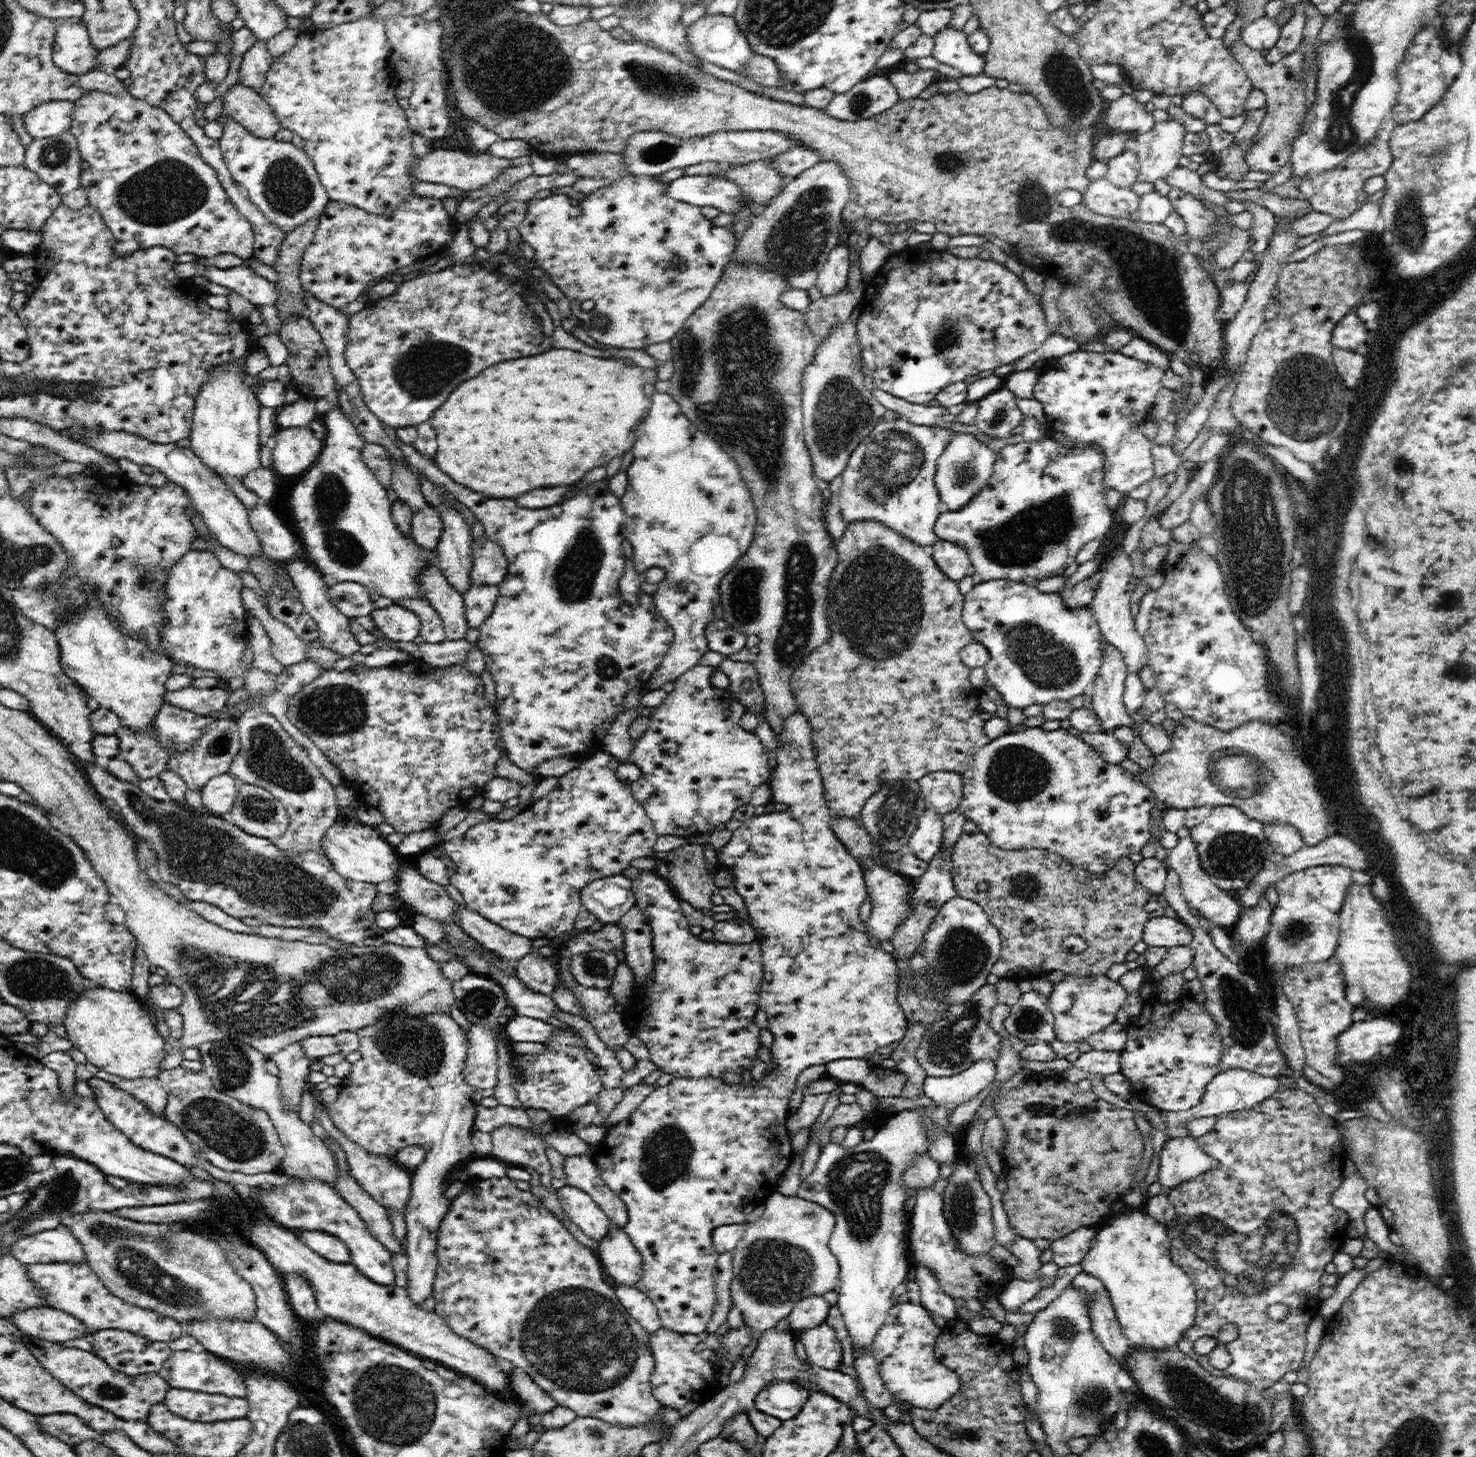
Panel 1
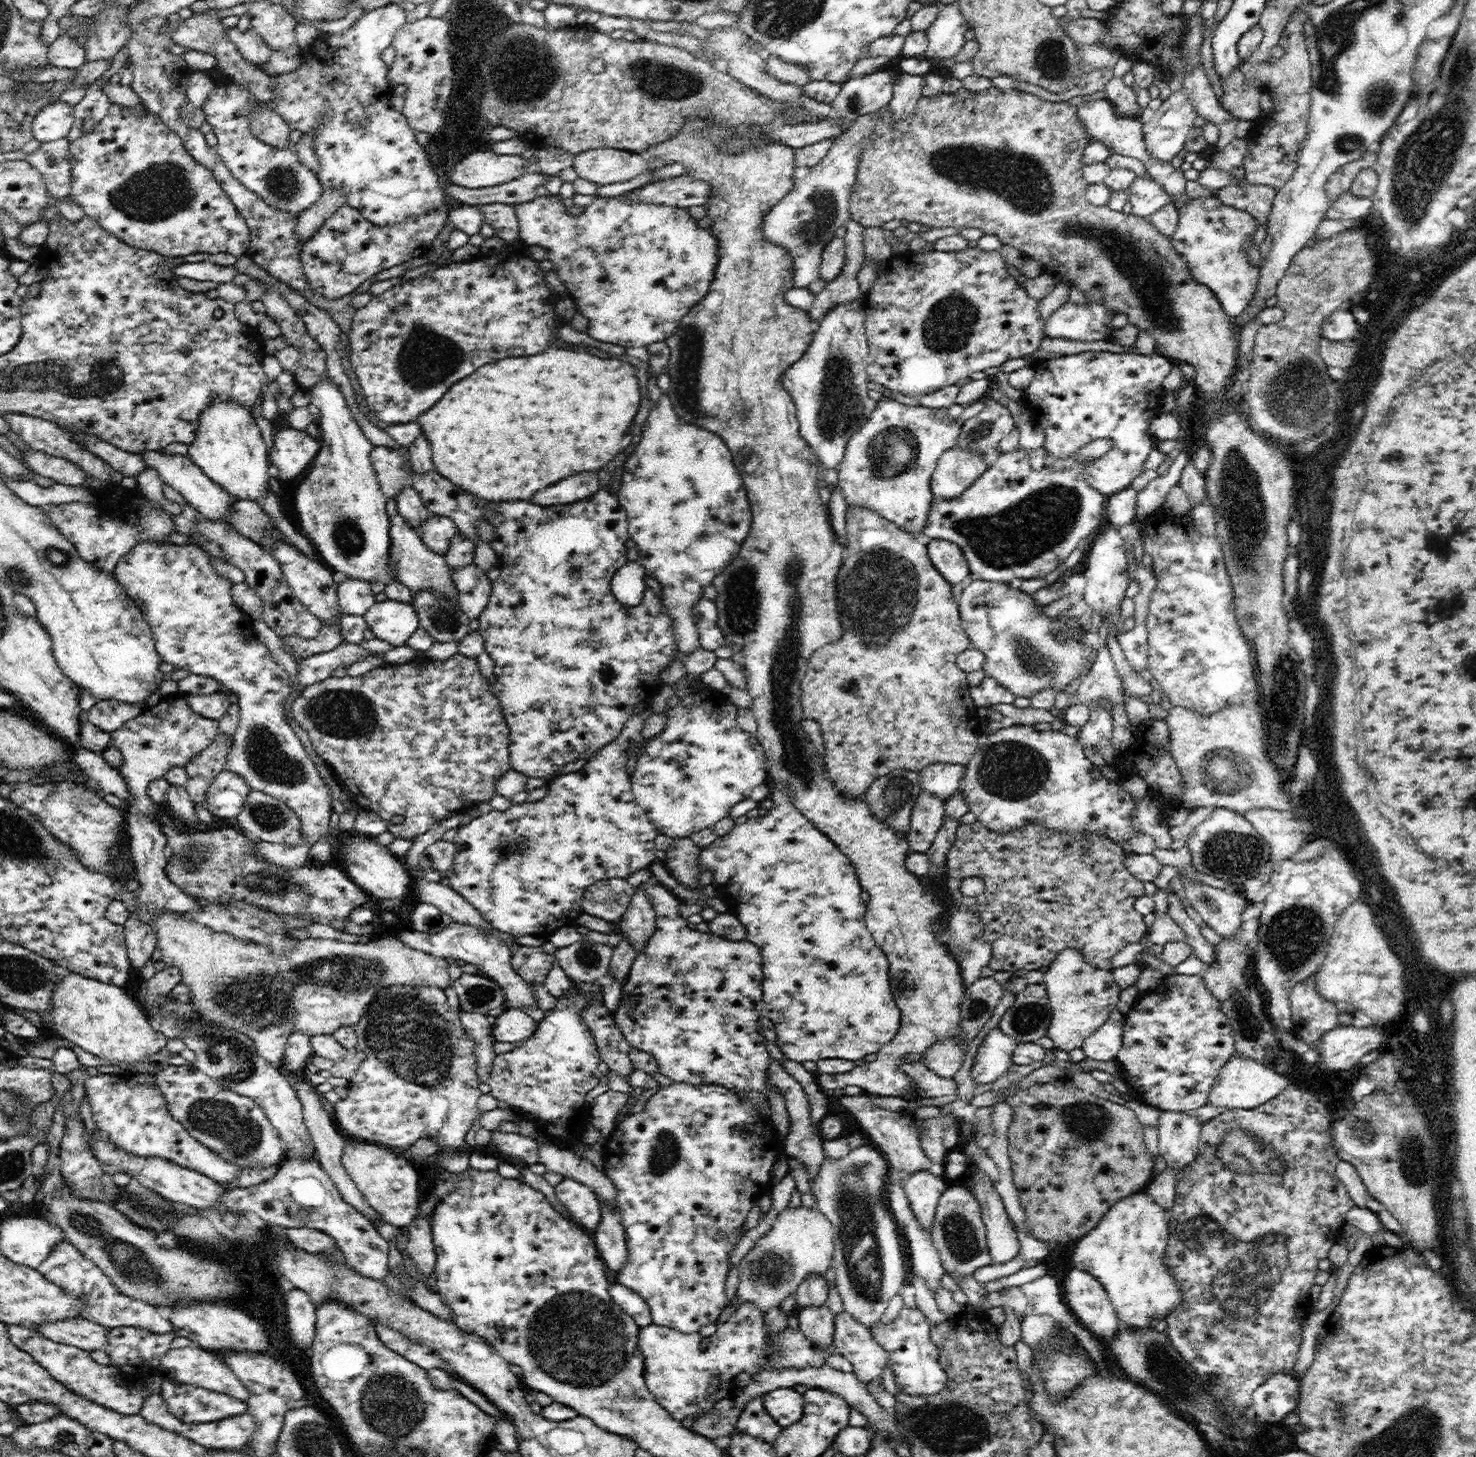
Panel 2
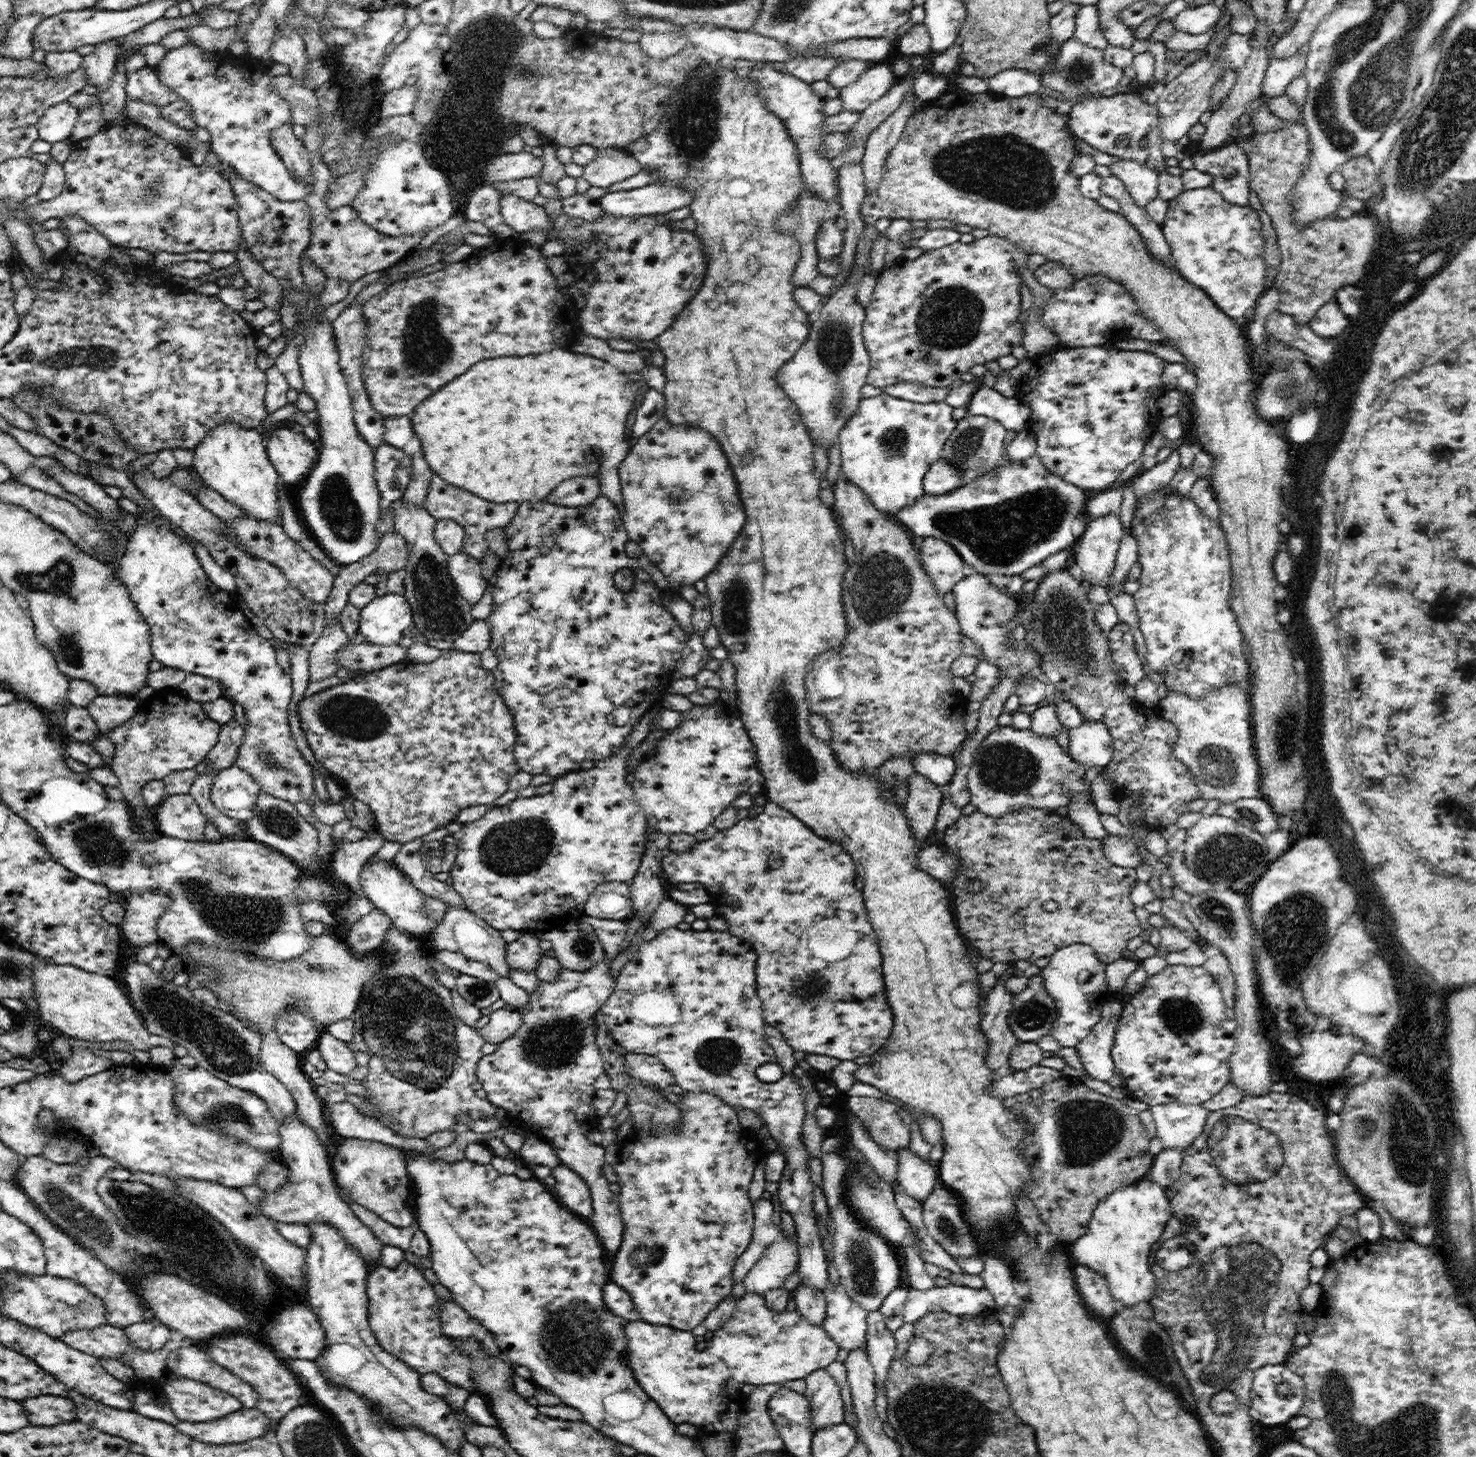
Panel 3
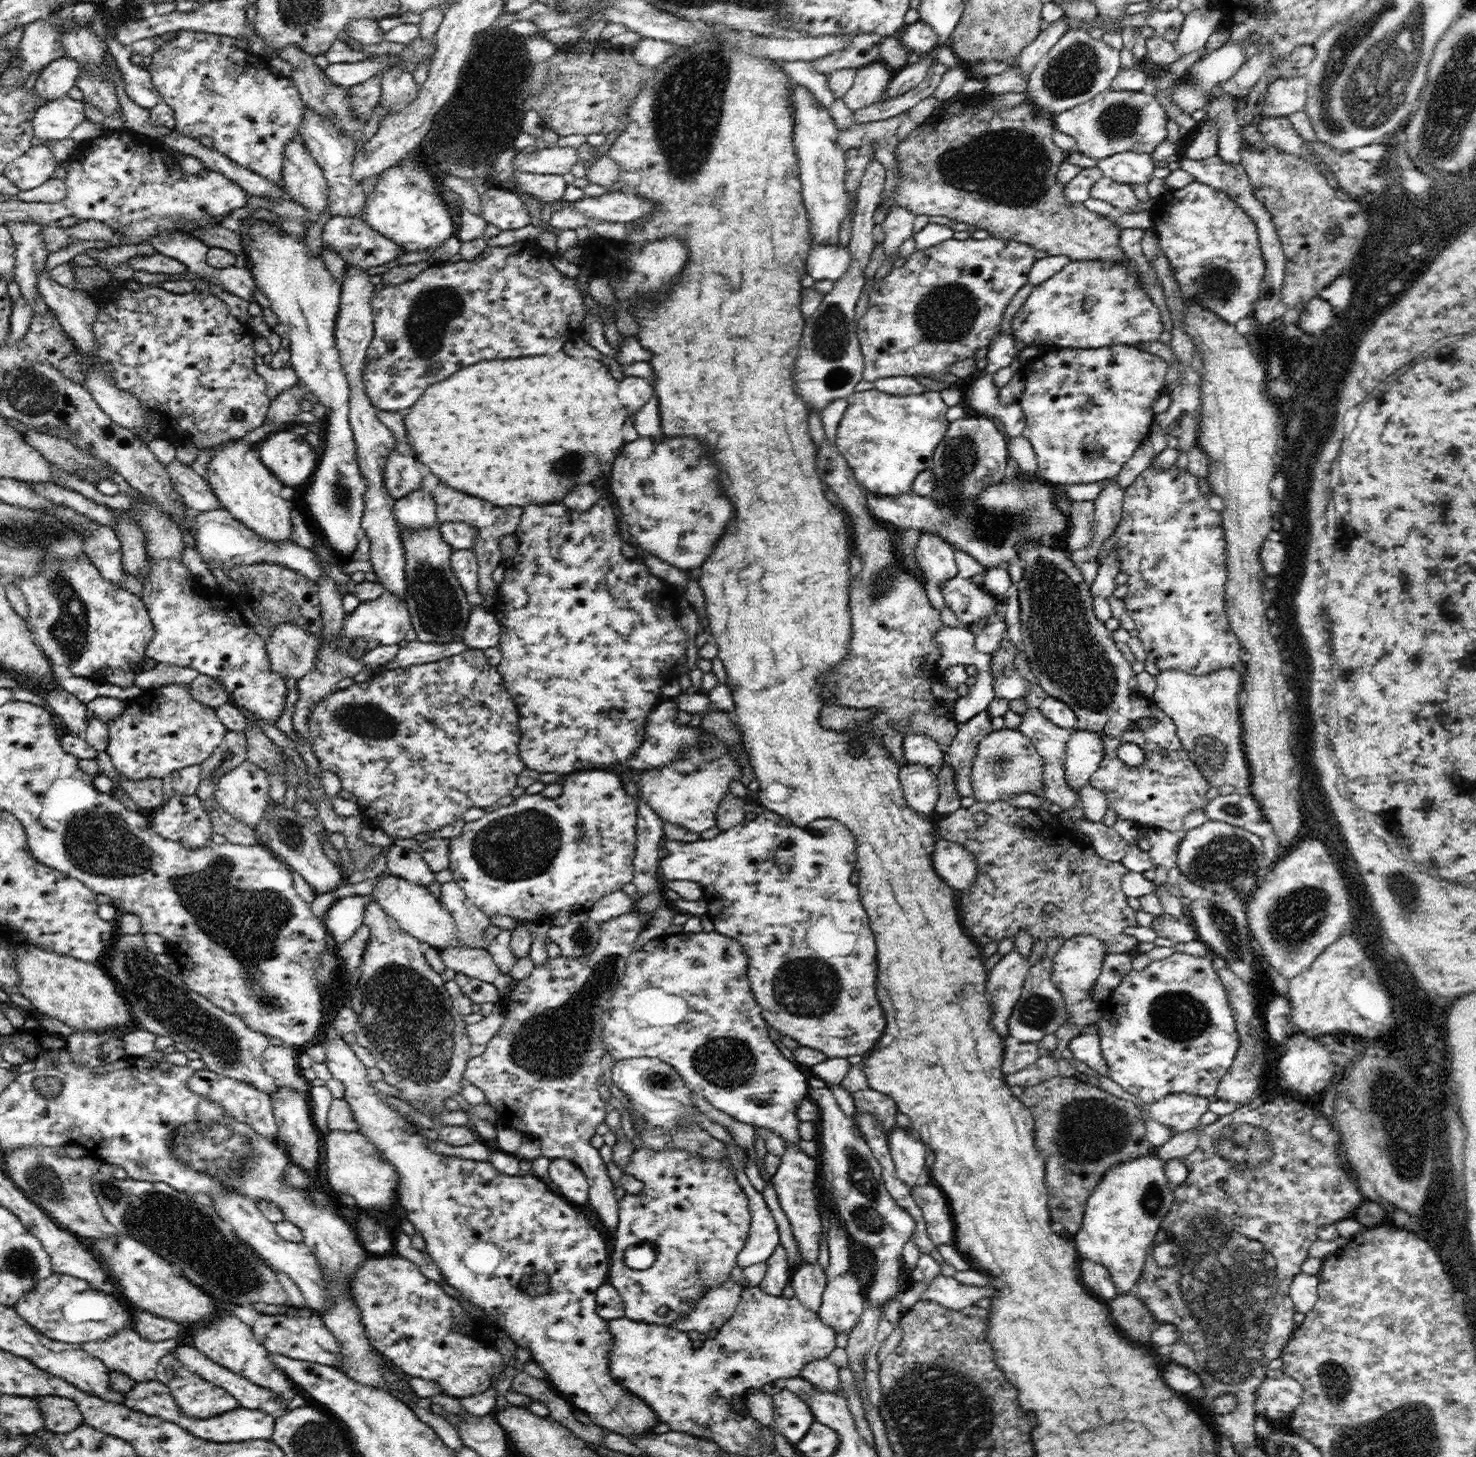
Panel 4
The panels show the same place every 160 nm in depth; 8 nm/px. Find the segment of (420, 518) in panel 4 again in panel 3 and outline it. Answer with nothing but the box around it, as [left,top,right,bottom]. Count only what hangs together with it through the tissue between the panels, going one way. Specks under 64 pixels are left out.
[404,438,432,504]

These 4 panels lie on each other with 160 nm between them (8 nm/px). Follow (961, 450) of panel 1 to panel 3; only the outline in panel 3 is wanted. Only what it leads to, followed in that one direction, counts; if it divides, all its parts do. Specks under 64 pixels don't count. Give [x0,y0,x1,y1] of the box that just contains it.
[923,457,968,495]

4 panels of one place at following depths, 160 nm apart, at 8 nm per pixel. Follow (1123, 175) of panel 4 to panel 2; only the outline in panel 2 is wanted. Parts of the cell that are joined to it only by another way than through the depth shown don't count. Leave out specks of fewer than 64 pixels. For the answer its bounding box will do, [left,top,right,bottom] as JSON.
[1129,178,1170,219]

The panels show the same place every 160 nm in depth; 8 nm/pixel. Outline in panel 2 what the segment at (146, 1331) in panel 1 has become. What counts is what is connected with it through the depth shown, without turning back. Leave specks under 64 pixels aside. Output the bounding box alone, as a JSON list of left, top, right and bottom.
[35,1239,175,1336]

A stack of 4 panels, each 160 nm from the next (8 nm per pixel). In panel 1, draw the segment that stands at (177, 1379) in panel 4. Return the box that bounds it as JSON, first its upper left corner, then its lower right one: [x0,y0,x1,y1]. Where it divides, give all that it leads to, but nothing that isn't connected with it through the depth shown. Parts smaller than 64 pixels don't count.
[164,1389,252,1422]

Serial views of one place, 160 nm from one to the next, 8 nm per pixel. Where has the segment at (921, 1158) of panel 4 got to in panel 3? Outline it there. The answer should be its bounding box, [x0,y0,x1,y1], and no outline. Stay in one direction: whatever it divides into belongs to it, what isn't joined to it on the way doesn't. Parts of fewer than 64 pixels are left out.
[897,1151,940,1206]

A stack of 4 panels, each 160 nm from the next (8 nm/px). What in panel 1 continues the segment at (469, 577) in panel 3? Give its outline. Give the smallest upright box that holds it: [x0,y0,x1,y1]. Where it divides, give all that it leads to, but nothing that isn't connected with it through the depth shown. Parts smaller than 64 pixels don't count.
[464,586,500,629]

